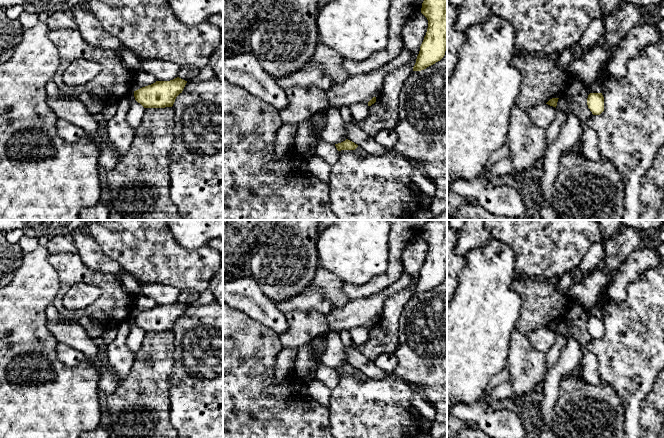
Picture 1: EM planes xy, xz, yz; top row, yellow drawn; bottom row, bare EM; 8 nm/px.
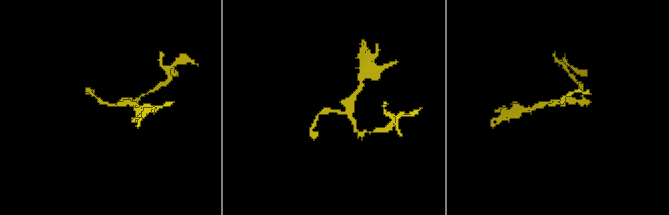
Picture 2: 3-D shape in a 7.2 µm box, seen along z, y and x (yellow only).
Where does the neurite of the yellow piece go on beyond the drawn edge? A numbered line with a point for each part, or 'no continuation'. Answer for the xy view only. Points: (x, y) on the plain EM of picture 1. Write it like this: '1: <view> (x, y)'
no continuation

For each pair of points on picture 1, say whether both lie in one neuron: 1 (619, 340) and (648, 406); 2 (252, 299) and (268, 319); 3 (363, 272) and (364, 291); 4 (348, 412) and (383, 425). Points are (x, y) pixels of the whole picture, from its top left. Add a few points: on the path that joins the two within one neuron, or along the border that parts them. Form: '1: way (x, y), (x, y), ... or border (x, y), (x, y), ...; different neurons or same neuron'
1: border (653, 387), (641, 403), (639, 421); different neurons
2: way (256, 304), (264, 314); same neuron
3: border (385, 272), (374, 276), (362, 284), (343, 283); different neurons
4: way (357, 412), (363, 412), (374, 421); same neuron

